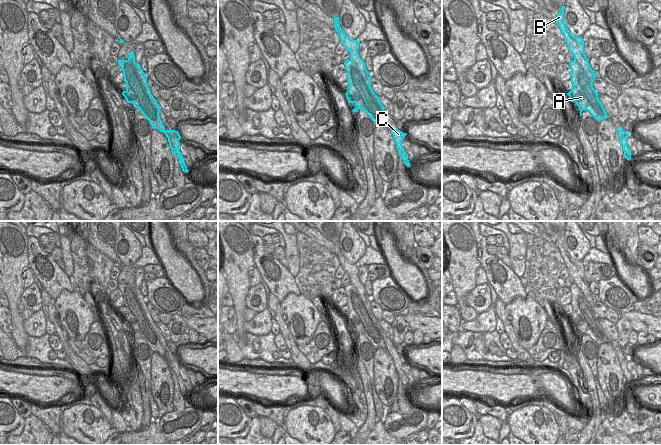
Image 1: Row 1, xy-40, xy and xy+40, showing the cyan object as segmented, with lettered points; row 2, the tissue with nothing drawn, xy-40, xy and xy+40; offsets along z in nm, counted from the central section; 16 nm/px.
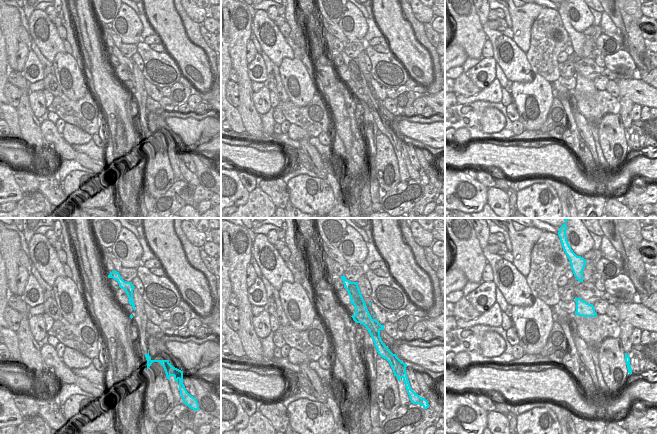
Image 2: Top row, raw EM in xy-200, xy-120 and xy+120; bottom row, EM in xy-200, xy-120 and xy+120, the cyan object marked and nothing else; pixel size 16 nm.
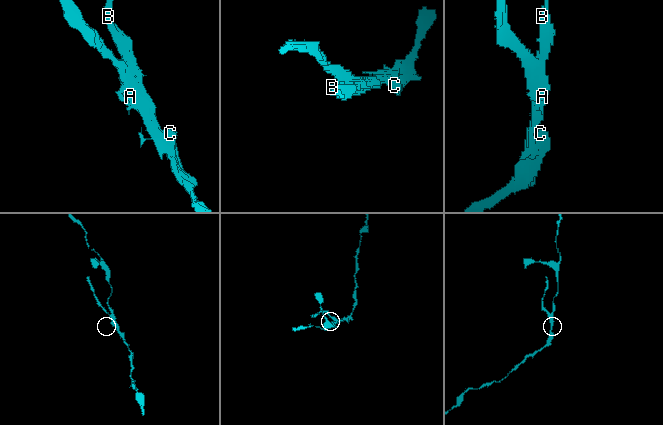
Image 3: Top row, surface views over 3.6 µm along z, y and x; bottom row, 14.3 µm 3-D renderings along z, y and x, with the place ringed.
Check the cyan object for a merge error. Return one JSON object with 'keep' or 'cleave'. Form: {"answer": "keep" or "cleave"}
{"answer": "cleave"}

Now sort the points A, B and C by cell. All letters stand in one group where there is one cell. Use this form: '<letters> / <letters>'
A C / B

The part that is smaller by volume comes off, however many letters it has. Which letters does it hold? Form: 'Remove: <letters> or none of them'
Remove: A, C

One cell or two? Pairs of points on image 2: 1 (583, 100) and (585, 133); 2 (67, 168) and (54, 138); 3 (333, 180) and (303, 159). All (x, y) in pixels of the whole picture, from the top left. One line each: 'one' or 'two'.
1: two
2: two
3: one

